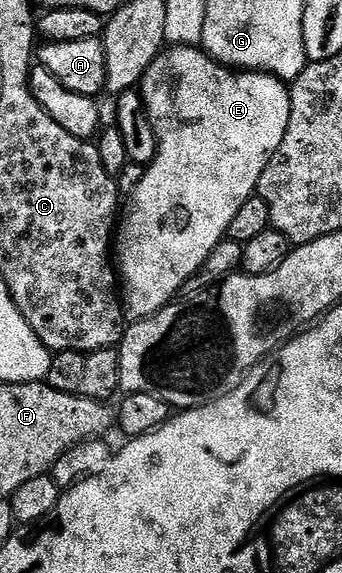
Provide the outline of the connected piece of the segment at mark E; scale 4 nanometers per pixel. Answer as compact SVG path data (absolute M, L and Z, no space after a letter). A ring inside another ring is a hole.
M173 46L165 50L152 62L150 69L144 74L142 80L142 94L144 104L148 110L148 116L152 122L152 128L156 134L157 148L156 155L152 162L147 164L142 181L130 192L129 201L122 211L122 218L118 223L118 234L114 239L114 259L118 264L118 275L122 280L122 306L124 314L129 320L149 319L156 315L161 309L167 307L181 294L184 282L191 280L199 271L201 265L214 253L217 245L224 242L230 223L238 214L238 209L246 205L246 201L251 195L257 194L260 178L278 145L286 137L286 129L290 125L290 109L292 108L292 93L289 84L285 80L278 79L274 75L269 75L267 71L246 71L243 69L233 70L224 66L223 63L216 62L207 51L199 46Z

